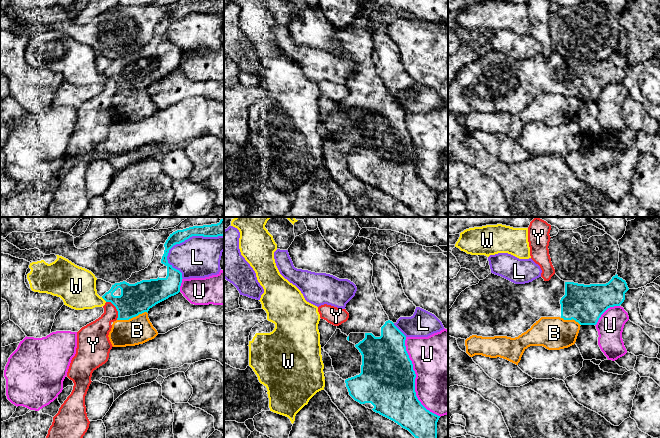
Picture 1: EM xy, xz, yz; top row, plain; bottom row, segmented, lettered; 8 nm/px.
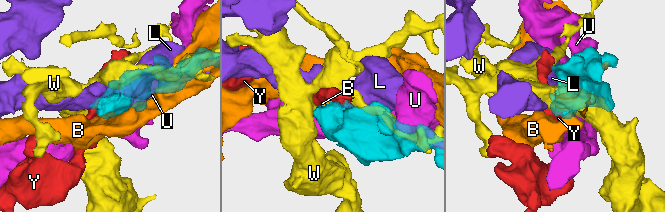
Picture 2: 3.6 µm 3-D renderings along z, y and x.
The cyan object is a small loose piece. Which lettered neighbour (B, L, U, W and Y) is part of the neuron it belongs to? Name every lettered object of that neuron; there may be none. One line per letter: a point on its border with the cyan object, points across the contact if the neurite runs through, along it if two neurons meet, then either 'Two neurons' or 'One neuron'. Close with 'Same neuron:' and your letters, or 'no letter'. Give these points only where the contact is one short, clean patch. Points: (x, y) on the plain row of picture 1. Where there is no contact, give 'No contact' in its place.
B: Touches cyan at xy (132, 93). Boundary: xy (147, 88), (142, 88), (128, 95), (117, 96). Two neurons
L: Touches cyan at xy (190, 12). Two neurons
U: Touches cyan at xz (414, 156). Two neurons
W: Touches cyan at xy (104, 75). Boundary: xy (101, 73), (106, 77). Two neurons
Y: Touches cyan at xy (116, 84). Boundary: xy (106, 77), (109, 77), (115, 83), (117, 95). Two neurons
Same neuron: no letter

